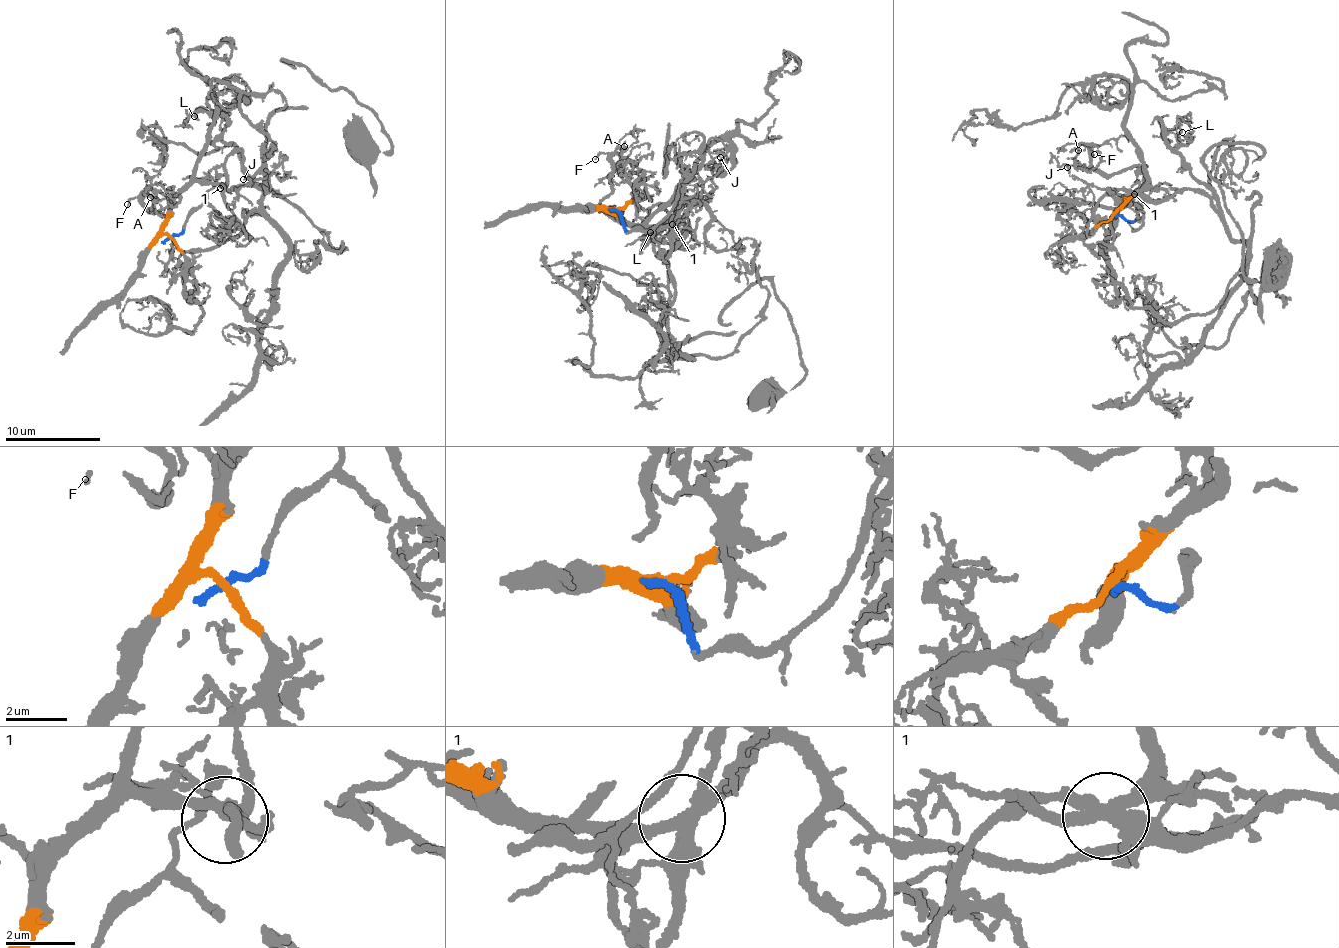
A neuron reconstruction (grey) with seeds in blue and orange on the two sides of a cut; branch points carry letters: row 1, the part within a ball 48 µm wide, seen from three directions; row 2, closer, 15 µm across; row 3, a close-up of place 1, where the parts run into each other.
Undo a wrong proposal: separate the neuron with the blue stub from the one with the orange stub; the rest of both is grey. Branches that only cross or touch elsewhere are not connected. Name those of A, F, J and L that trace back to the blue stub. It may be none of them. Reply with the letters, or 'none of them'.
L

